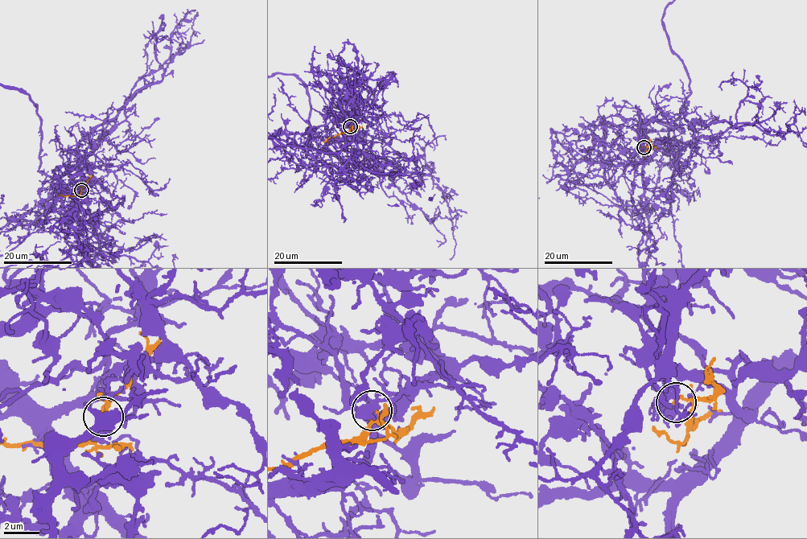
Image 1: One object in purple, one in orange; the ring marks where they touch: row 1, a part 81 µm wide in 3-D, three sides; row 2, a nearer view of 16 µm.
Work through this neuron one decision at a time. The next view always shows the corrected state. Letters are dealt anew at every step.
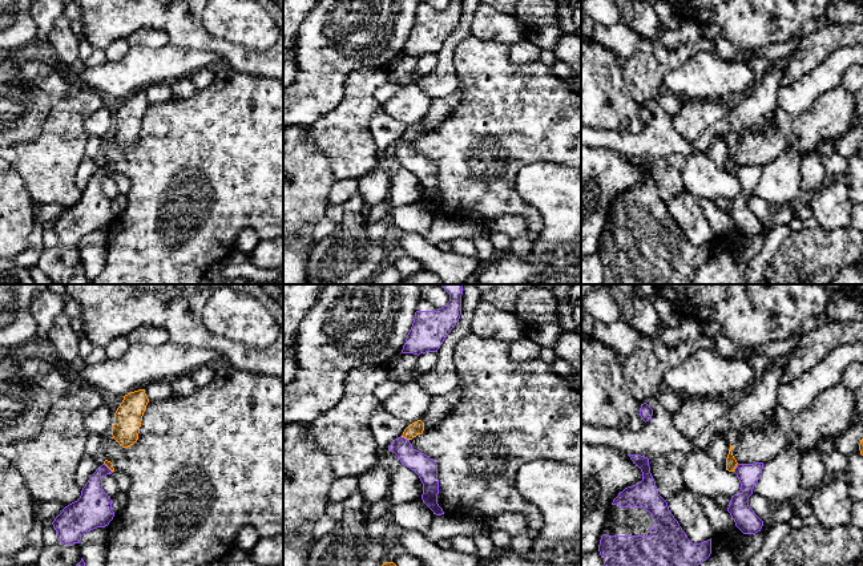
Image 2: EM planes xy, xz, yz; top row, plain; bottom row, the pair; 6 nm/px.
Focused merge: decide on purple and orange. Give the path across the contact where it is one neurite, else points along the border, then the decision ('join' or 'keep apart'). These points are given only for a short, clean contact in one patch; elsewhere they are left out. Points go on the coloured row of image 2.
keep apart

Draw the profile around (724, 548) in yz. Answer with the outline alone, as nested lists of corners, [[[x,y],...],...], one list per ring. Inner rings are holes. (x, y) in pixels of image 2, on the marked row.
[[[735,527],[738,535],[731,534],[711,537],[711,554],[698,566],[747,566],[747,562],[738,557],[738,543],[743,533]]]

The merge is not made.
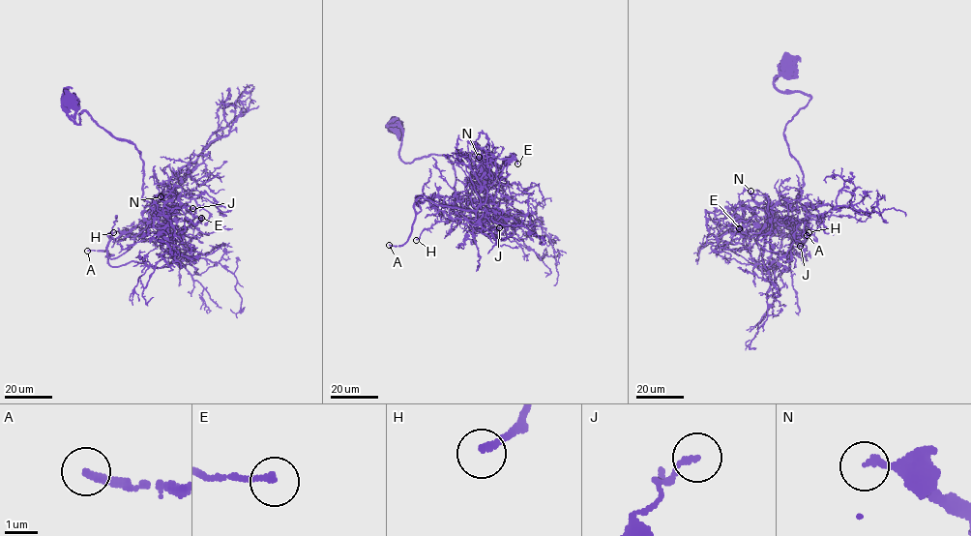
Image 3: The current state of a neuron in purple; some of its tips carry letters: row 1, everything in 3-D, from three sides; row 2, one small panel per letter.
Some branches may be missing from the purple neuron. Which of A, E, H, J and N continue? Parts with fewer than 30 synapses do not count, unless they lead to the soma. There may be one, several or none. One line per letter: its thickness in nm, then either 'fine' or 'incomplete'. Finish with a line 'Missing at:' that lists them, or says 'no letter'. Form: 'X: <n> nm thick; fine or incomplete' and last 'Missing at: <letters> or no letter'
A: 240 nm thick; incomplete
E: 180 nm thick; fine
H: 190 nm thick; fine
J: 150 nm thick; fine
N: 200 nm thick; fine
Missing at: A

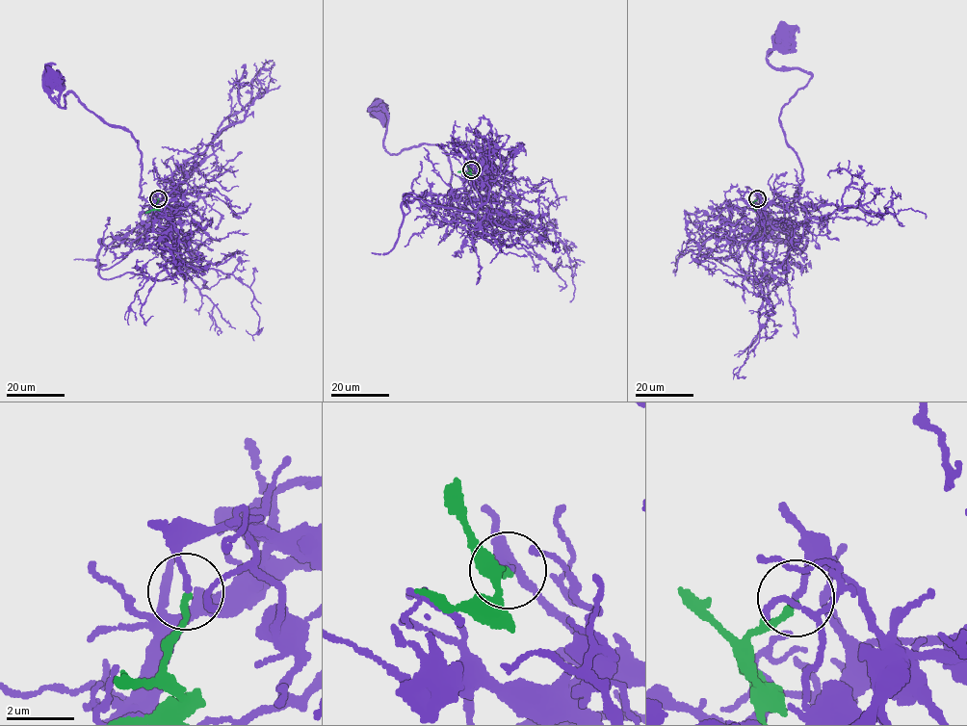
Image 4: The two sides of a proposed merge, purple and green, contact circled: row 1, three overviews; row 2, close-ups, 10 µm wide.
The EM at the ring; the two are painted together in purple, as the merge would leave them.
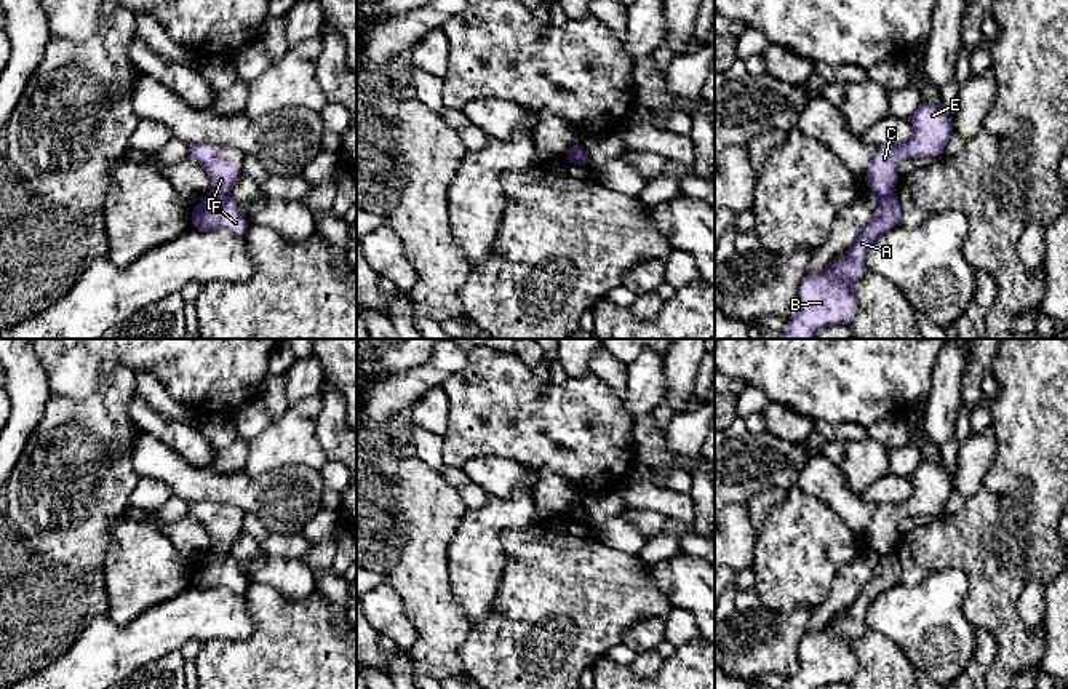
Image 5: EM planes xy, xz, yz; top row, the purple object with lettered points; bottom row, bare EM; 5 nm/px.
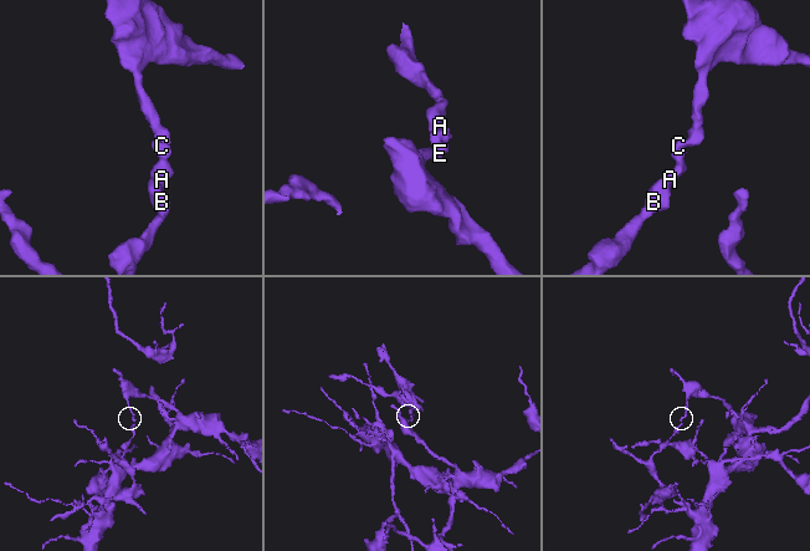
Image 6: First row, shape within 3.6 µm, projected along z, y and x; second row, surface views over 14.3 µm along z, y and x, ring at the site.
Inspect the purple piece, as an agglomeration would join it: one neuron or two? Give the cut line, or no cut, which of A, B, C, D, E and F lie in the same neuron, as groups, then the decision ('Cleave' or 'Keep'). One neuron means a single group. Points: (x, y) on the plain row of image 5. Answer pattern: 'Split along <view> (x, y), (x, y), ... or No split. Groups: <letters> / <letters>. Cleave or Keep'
Split along xz (569, 507), (576, 512), (585, 512). Groups: A B F / C D E. Cleave

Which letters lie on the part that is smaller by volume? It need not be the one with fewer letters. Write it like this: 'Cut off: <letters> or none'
Cut off: A, B, F

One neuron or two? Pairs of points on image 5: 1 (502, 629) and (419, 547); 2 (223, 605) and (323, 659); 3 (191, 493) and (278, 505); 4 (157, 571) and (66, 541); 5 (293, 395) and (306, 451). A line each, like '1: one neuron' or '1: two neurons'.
1: two neurons
2: two neurons
3: one neuron
4: two neurons
5: two neurons

